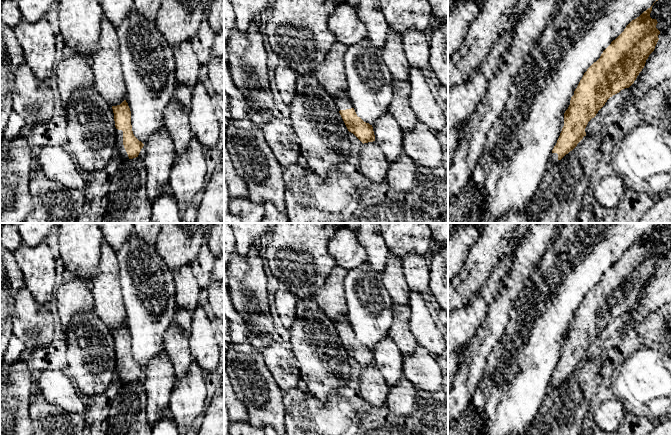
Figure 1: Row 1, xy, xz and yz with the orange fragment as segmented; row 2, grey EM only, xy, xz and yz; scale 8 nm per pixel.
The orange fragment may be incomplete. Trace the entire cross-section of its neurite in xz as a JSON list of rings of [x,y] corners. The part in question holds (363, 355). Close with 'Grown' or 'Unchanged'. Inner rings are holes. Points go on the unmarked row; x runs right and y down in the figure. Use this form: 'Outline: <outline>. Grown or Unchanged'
Outline: [[[346,316],[336,319],[334,323],[348,355],[353,357],[363,368],[375,365],[372,349],[357,340]]]. Grown

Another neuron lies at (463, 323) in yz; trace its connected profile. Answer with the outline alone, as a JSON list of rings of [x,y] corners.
[[[512,242],[480,292],[473,295],[466,306],[448,312],[448,355],[465,346],[485,321],[488,309],[501,291],[503,281],[514,263],[515,247],[516,243]]]

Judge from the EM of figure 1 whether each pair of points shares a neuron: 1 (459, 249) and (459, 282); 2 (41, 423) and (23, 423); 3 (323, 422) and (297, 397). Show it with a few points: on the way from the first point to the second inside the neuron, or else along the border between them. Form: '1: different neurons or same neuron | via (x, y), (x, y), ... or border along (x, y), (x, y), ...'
1: different neurons | border along (470, 250), (458, 274)
2: different neurons | border along (30, 400), (29, 416), (33, 424)
3: same neuron | via (317, 417), (303, 403)

